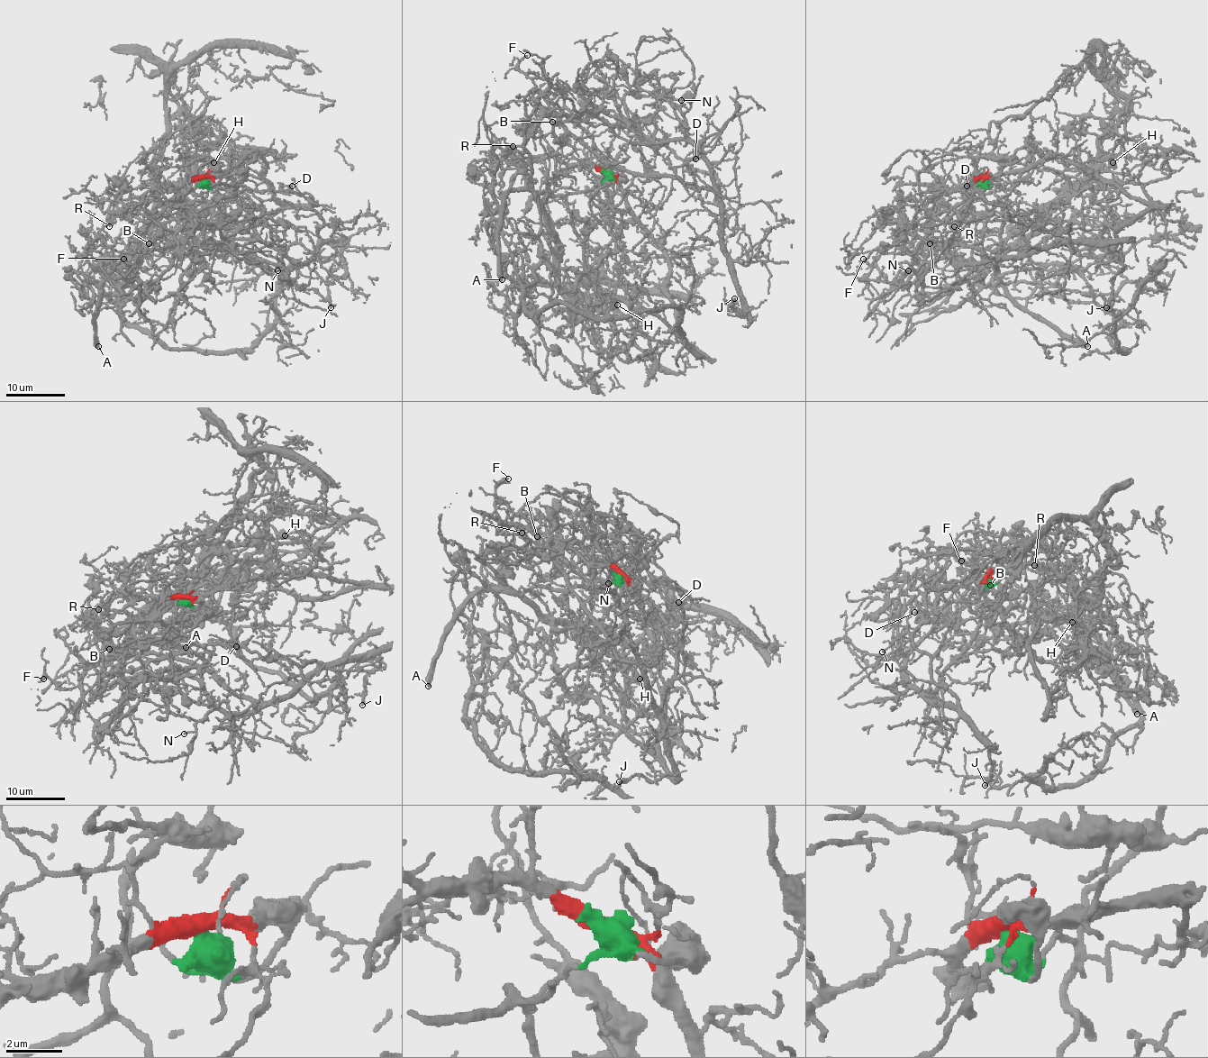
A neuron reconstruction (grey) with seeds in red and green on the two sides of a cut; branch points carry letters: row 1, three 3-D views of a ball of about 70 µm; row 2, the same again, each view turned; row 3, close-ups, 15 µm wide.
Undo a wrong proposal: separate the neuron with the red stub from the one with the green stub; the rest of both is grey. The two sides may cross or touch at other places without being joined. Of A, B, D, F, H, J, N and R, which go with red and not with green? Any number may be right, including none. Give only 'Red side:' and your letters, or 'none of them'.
Red side: B, D, F, J, N, R

